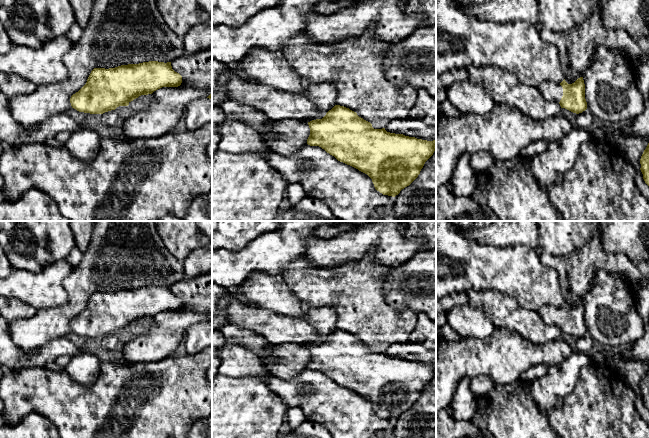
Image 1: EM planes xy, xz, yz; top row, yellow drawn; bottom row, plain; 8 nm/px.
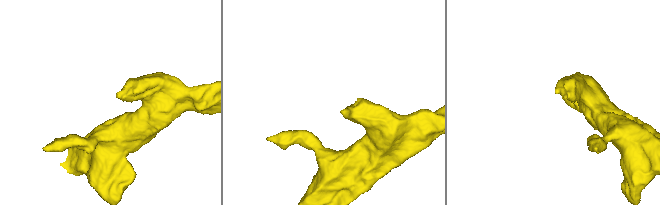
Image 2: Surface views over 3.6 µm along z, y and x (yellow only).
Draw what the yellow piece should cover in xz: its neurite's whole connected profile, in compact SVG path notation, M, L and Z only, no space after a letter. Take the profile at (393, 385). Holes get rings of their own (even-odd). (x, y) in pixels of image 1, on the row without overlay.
M212 283L212 313L220 309L218 302L225 298L228 301L226 305L228 324L258 333L272 345L295 344L306 346L310 352L310 359L307 363L308 369L319 370L327 377L334 380L338 385L367 398L372 403L375 413L383 419L395 421L402 413L409 410L418 401L425 386L435 375L436 364L427 365L405 360L403 358L390 357L387 356L385 352L374 353L370 346L359 341L356 336L344 330L335 329L322 343L316 343L316 330L306 321L282 316L269 310L243 304L232 295L226 294L224 289L225 288Z

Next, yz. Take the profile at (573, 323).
M583 301L568 308L565 303L559 308L553 305L542 306L538 314L546 326L558 326L561 332L579 338L587 333Z

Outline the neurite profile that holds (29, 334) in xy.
M96 221L88 249L81 262L65 278L68 301L61 306L36 310L30 318L9 322L10 336L25 356L72 332L70 322L87 306L94 292L115 292L149 285L172 286L185 278L183 262L165 247L155 221Z

